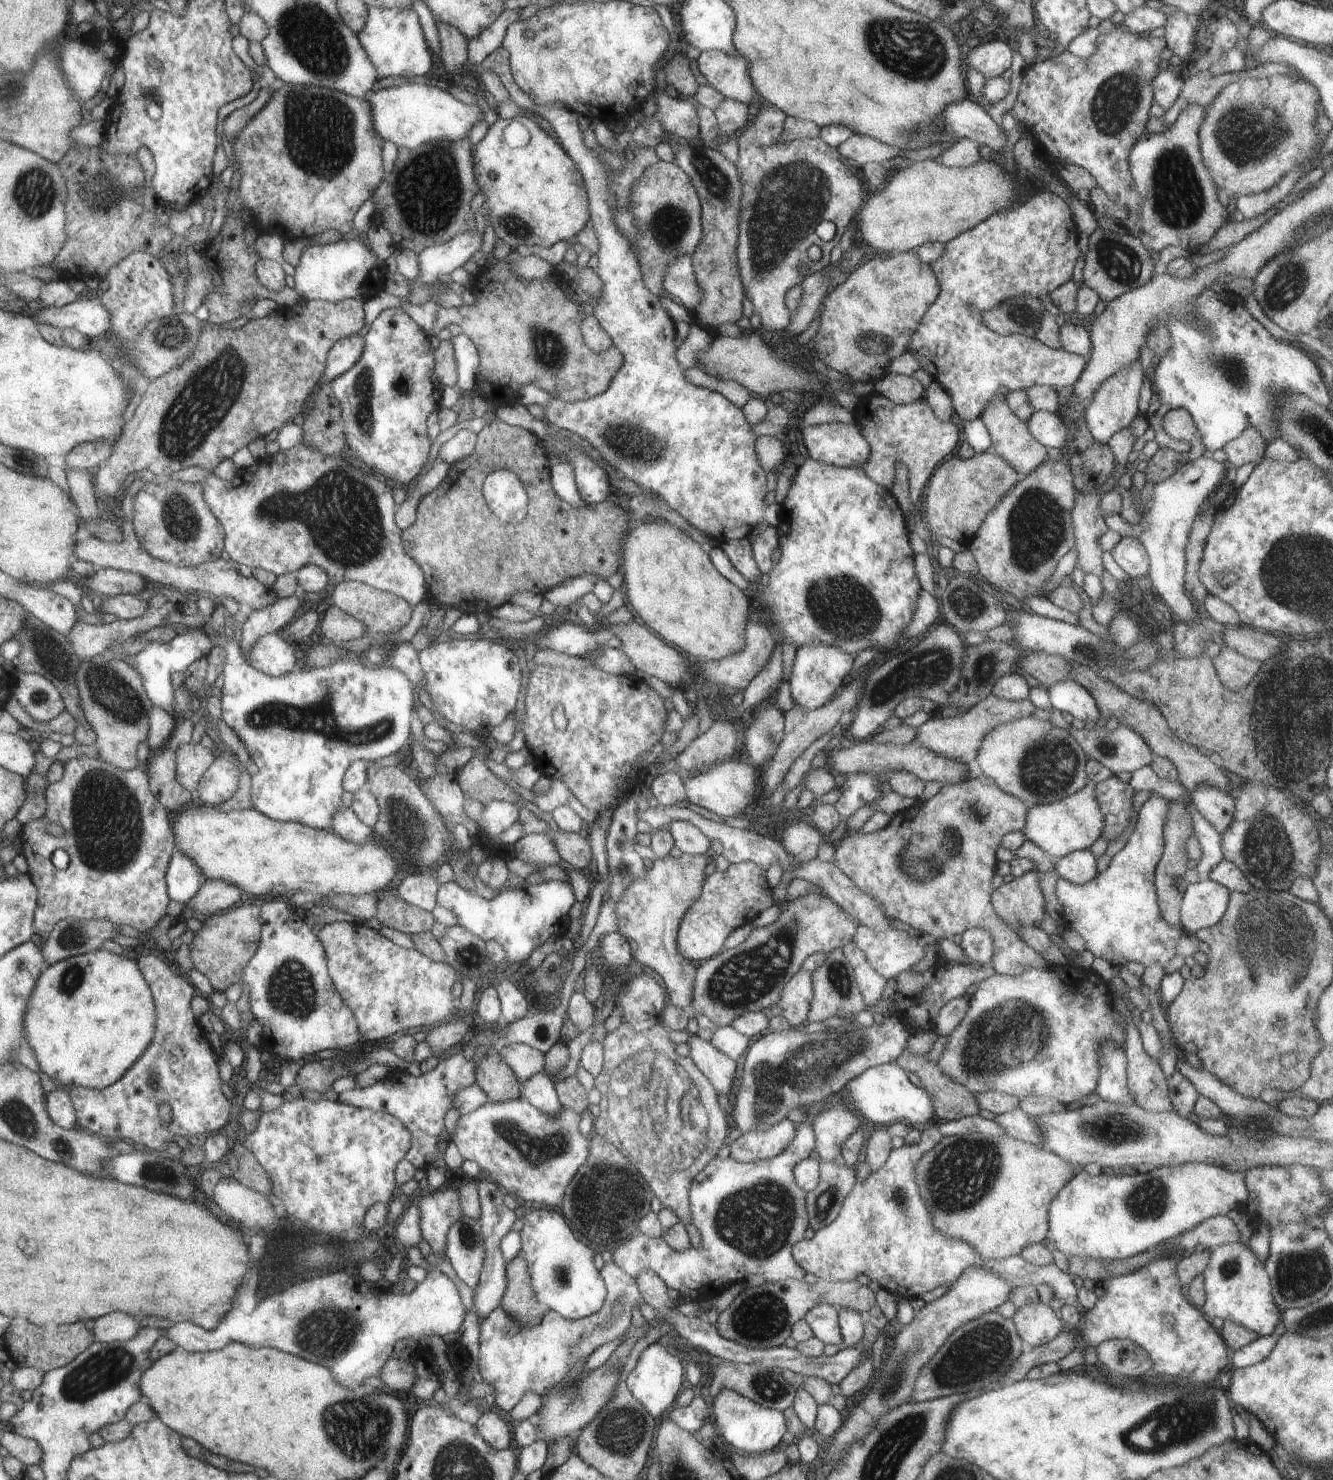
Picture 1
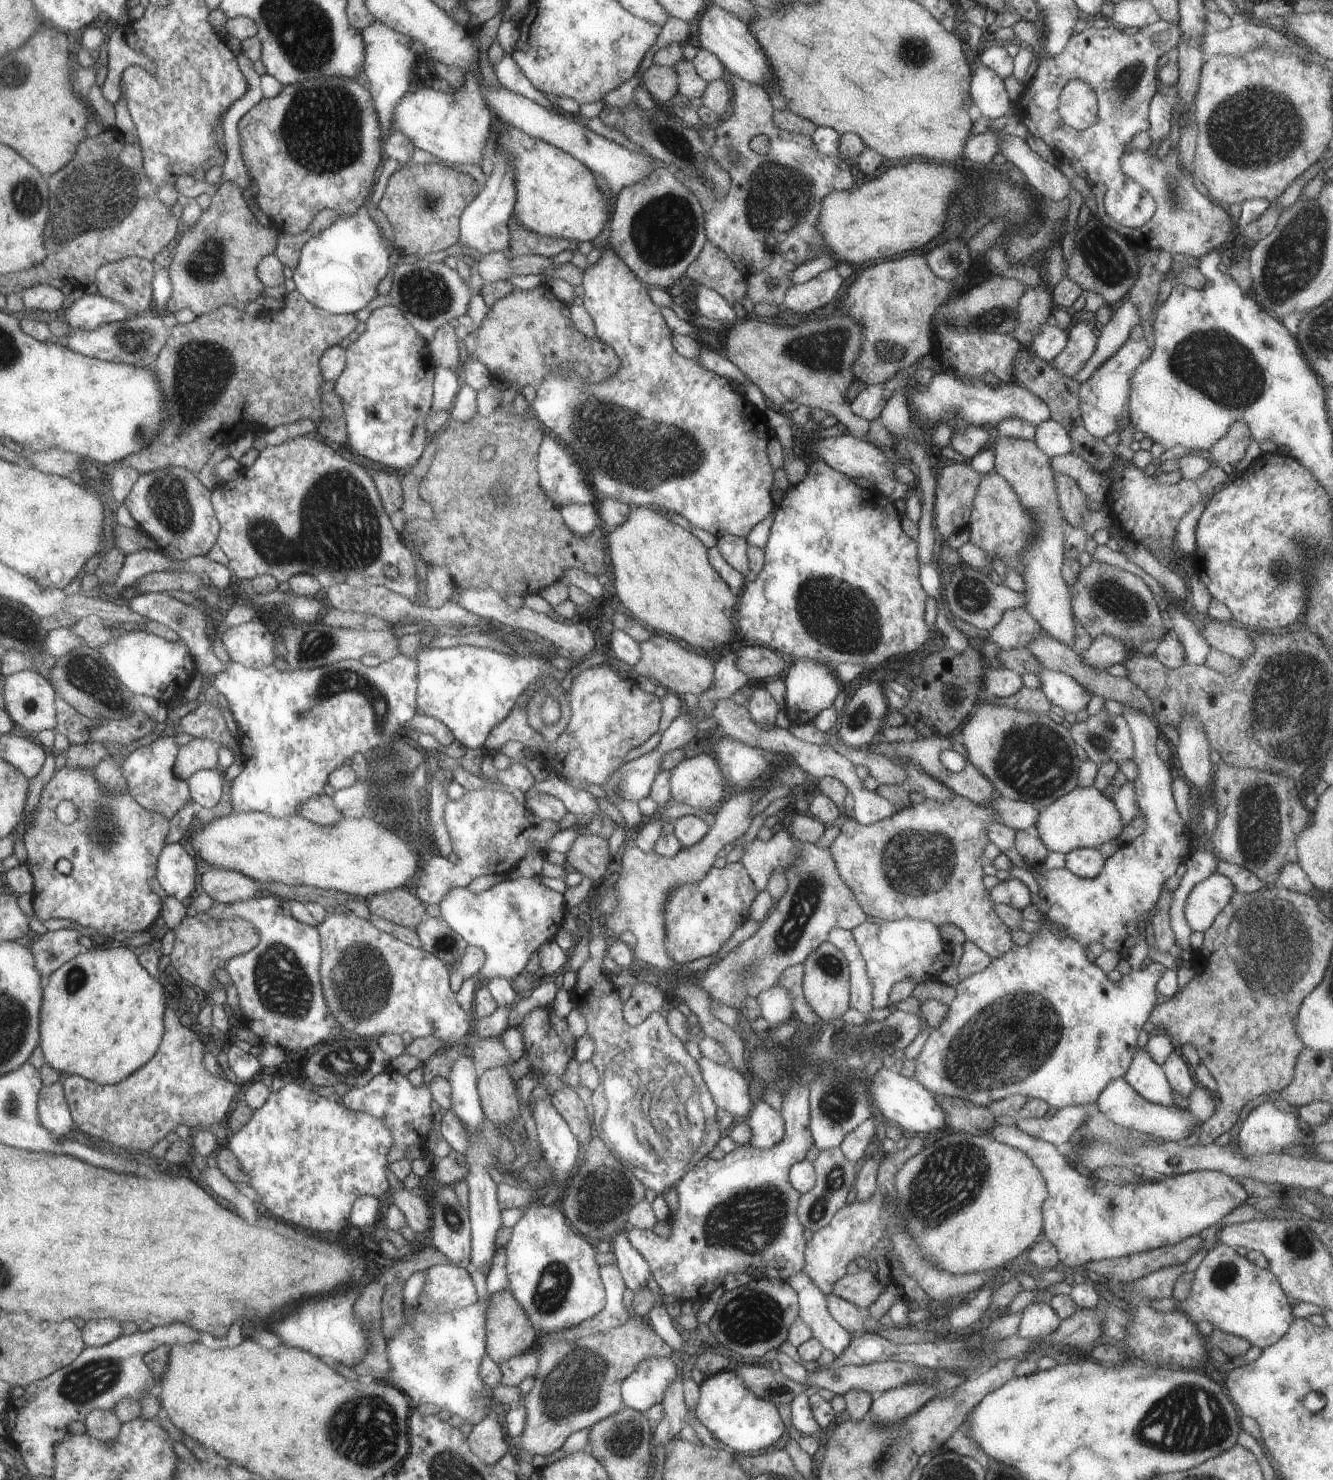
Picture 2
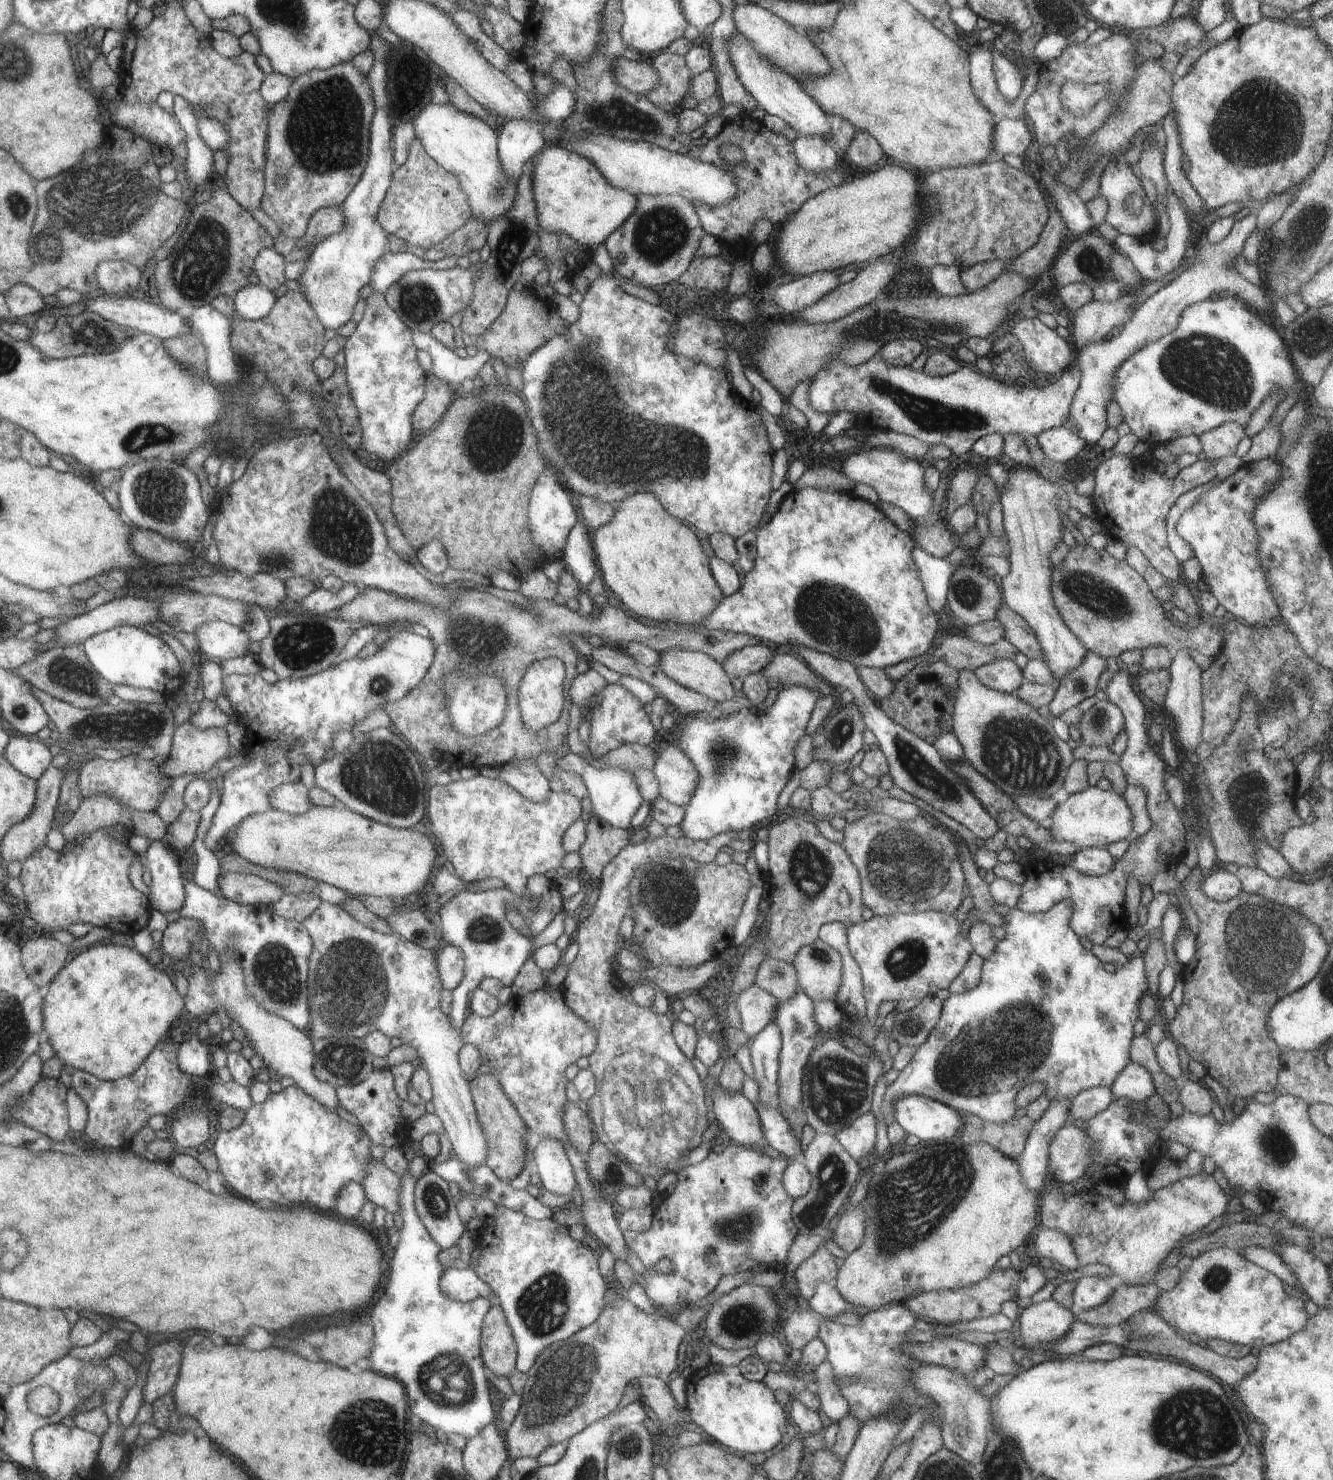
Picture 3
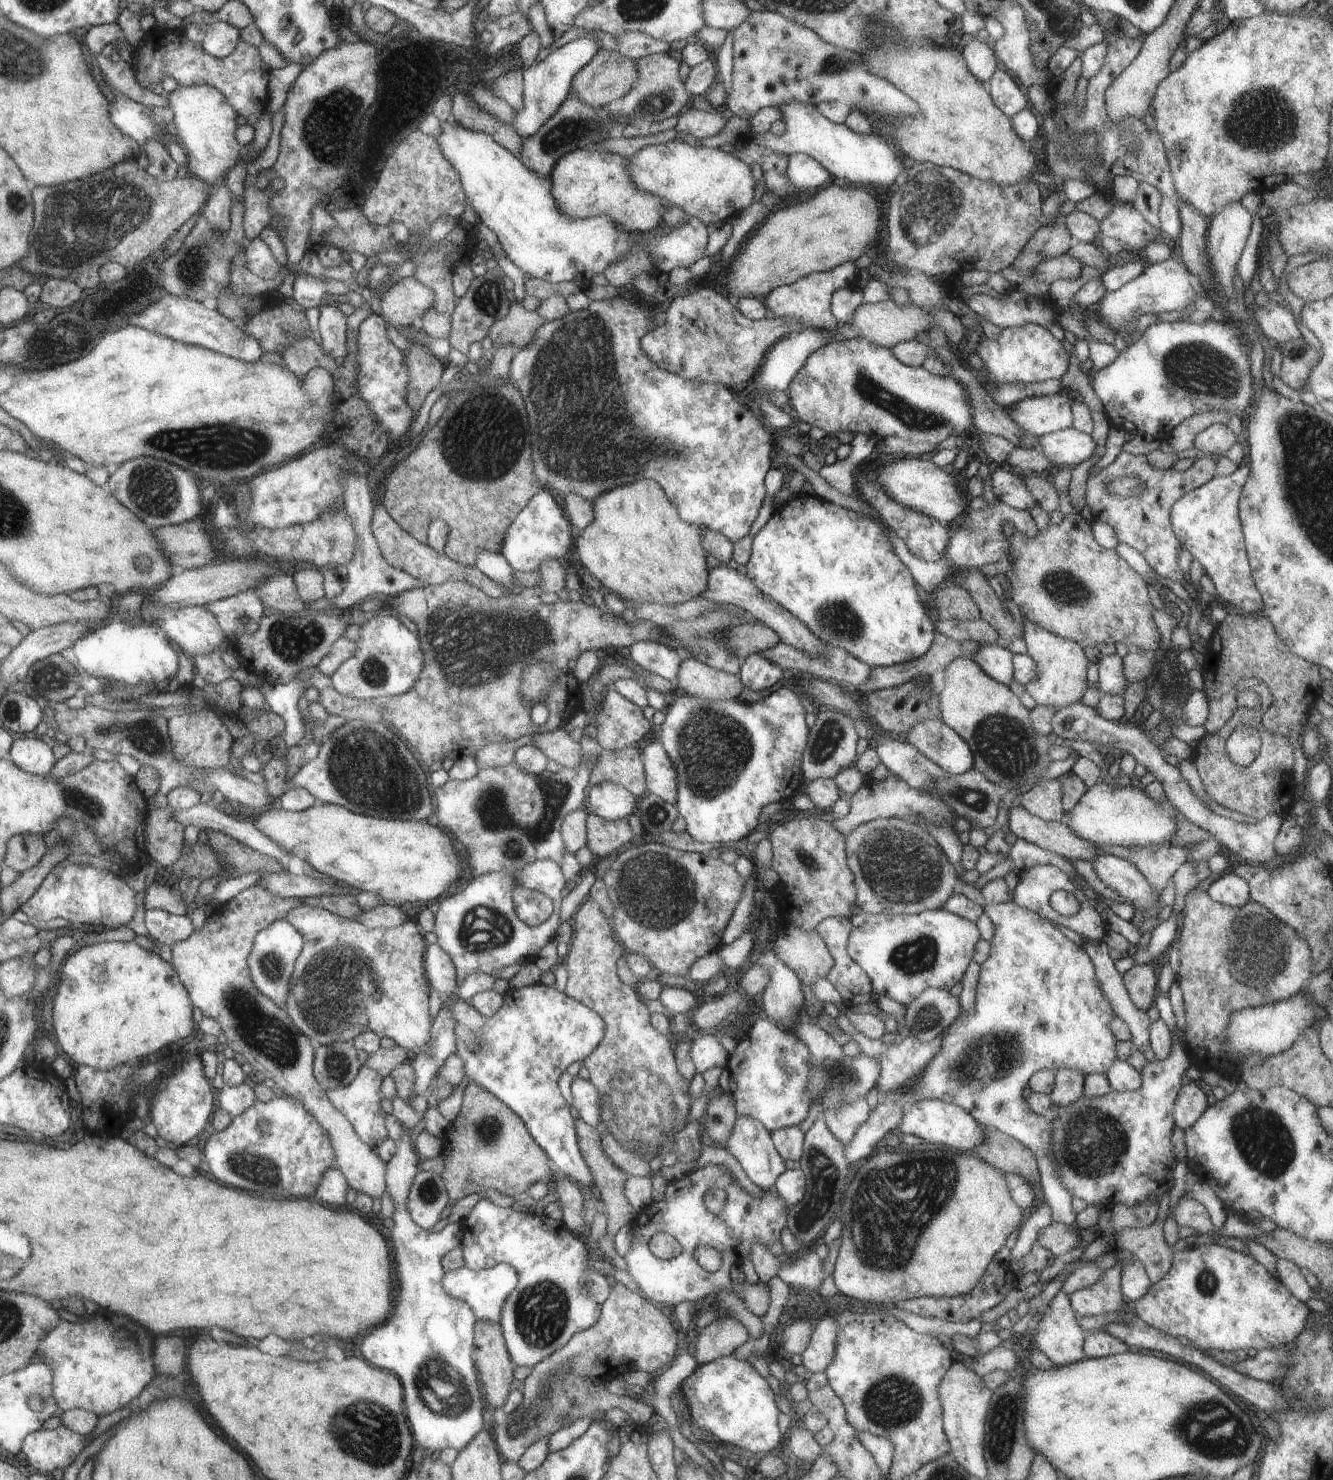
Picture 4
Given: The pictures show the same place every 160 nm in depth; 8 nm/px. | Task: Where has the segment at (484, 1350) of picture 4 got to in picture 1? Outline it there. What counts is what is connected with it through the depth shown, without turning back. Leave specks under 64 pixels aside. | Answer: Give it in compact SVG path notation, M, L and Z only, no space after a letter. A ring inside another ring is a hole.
M520 1254L507 1262L507 1289L501 1300L501 1306L523 1327L534 1327L541 1323L549 1308L537 1299L534 1292L529 1263Z

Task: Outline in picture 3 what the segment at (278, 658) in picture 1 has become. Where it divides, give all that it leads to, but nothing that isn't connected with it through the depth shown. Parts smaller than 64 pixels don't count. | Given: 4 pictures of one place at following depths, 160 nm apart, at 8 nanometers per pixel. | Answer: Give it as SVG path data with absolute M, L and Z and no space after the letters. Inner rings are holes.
M211 620L202 623L194 634L200 640L201 658L228 660L247 654L251 638L238 625Z

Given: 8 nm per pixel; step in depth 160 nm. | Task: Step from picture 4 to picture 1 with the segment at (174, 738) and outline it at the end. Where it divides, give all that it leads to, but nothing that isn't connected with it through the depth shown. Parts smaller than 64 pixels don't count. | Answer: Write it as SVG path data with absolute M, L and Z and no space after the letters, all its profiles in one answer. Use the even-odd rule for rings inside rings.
M200 743L183 744L178 748L177 780L190 792L197 790L202 775L214 762L214 754Z

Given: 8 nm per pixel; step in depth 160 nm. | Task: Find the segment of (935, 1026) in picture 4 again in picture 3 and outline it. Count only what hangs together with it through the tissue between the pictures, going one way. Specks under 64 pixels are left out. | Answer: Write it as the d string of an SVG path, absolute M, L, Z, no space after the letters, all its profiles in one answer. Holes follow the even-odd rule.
M935 995L925 996L913 1009L895 1012L892 1029L885 1032L886 1041L898 1042L900 1047L919 1047L937 1025L943 1002Z

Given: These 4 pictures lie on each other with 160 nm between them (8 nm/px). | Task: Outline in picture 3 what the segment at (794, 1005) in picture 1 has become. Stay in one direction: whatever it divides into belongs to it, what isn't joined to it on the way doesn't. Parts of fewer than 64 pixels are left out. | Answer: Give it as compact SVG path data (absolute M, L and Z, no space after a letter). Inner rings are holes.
M753 984L735 999L743 1024L741 1030L750 1038L774 1022L778 1000L760 985Z

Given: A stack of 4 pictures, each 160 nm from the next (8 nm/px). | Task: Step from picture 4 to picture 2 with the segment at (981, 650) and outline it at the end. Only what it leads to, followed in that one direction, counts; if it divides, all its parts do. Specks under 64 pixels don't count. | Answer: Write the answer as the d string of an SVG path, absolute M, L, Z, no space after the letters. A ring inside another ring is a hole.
M987 666L983 676L983 686L987 698L1006 698L1018 692L1024 685L1022 676L1007 668Z

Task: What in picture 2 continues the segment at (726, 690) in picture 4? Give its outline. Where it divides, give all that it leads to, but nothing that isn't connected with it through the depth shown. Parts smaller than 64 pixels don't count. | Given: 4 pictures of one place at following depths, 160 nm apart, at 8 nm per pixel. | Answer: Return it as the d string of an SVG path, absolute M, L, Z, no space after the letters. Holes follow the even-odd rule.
M654 635L652 639L638 644L641 648L641 660L631 668L628 673L630 678L646 676L658 686L664 687L668 692L676 694L680 698L683 698L686 692L699 695L701 692L708 690L714 680L715 663L706 656L690 652L688 646L681 642L668 640L661 635Z

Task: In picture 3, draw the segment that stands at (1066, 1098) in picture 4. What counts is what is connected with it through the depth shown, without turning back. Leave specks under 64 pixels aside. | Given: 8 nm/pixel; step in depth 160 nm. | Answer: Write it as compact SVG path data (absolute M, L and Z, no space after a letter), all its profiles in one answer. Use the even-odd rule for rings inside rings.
M1068 1099L1052 1100L1049 1107L1044 1111L1044 1114L1033 1124L1028 1135L1025 1149L1023 1150L1020 1158L1018 1159L1021 1166L1021 1175L1024 1184L1037 1193L1046 1184L1050 1145L1052 1144L1055 1134L1065 1126L1066 1122L1074 1120L1071 1116Z

